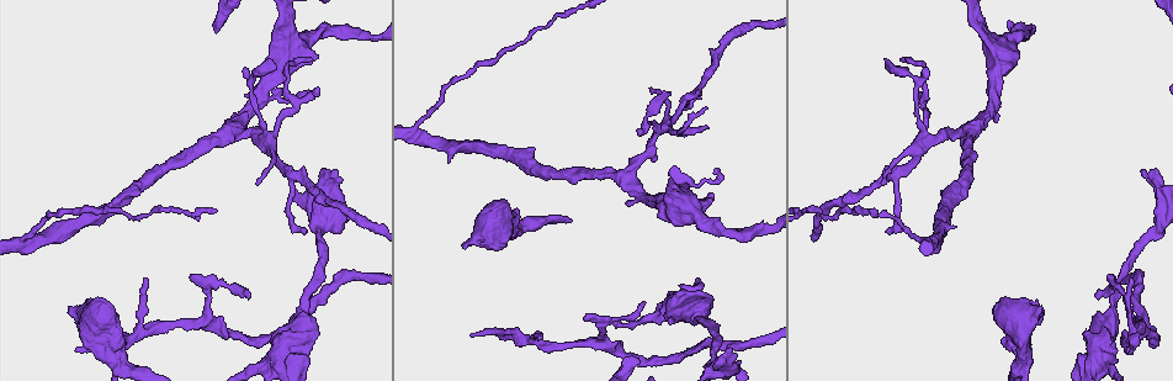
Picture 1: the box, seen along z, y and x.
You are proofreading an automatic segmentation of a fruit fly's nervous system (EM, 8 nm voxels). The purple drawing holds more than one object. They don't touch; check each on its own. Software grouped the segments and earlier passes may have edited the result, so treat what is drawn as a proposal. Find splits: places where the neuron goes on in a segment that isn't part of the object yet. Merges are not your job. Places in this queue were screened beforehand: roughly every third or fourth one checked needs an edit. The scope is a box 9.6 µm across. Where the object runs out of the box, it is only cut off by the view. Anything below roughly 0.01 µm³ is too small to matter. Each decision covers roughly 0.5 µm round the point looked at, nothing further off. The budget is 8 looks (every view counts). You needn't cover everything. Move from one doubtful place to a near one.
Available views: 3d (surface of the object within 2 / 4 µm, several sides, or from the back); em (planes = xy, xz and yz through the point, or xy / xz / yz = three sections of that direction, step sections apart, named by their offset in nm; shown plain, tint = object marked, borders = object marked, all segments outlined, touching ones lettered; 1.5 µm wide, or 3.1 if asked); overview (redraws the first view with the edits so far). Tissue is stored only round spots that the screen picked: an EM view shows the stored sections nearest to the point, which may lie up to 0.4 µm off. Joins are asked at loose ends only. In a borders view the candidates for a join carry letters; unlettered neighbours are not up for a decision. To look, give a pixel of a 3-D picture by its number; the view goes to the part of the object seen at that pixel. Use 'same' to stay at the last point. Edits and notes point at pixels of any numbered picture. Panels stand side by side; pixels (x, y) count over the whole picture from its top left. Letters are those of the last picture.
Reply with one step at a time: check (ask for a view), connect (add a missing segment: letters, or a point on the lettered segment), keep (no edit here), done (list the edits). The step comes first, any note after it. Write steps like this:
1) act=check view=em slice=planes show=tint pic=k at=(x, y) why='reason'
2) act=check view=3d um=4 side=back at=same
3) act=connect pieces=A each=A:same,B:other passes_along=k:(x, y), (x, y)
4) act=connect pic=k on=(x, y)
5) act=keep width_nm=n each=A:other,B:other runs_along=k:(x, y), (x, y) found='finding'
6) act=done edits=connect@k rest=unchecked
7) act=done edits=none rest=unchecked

act=check view=em slice=xy step=4 show=borders pic=1 at=(76, 306) why='stops while still wide'

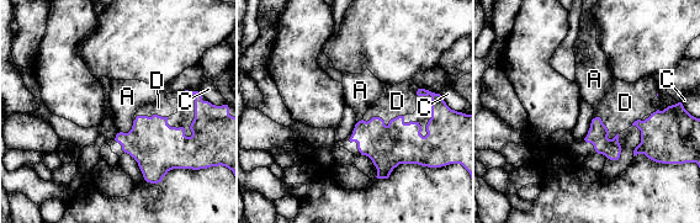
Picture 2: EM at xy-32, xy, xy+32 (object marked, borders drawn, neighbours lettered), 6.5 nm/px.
act=check view=em slice=planes show=borders at=same

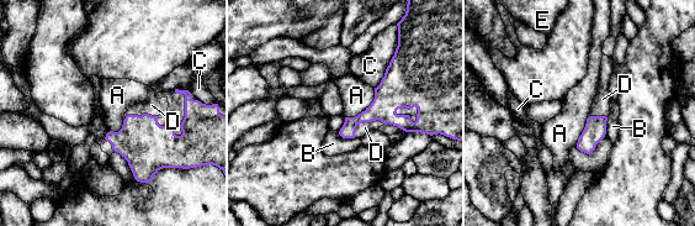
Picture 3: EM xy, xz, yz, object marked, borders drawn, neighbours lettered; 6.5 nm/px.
act=connect pieces=D each=A:other,B:other,C:other,D:same,E:other found='the neuron continues'

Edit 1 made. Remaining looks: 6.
act=check view=em slice=planes show=borders pic=1 at=(470, 334) why='an open end'

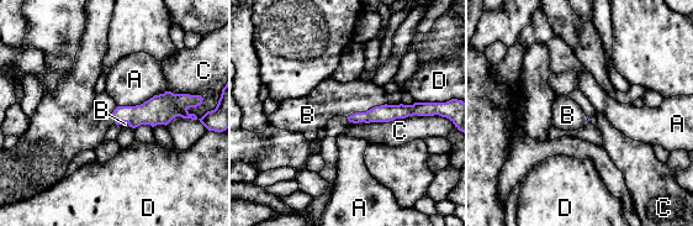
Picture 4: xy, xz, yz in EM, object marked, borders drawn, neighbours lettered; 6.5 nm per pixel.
act=connect pieces=B each=A:other,B:same,C:other,D:other found='it goes on there'

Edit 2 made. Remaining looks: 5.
act=check view=overview why='redraw'

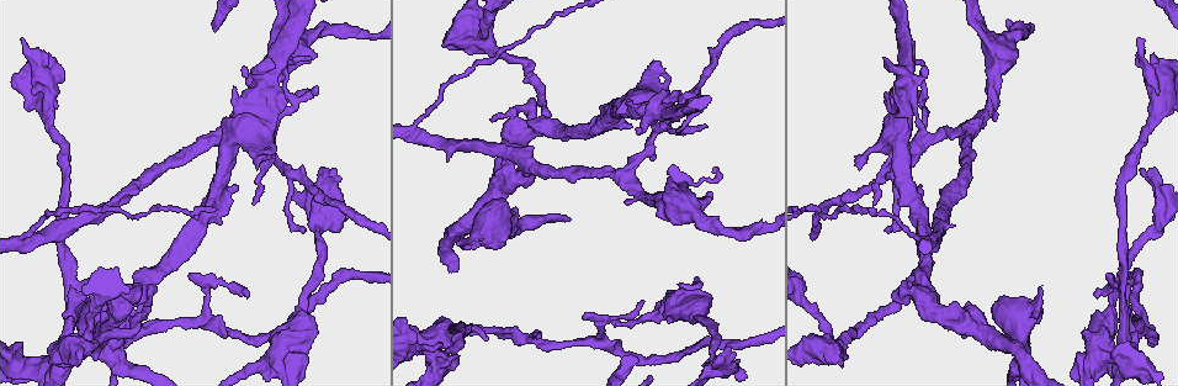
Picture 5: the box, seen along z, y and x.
act=check view=3d um=4 pic=5 at=(535, 337) why='thin end'

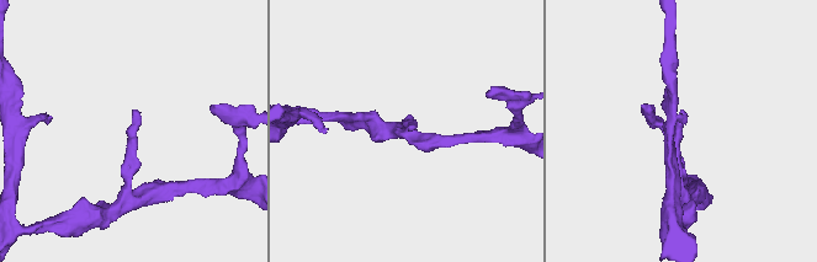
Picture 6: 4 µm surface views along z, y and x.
act=check view=em slice=xz step=4 show=borders pic=6 at=(683, 110) why='need the tissue'

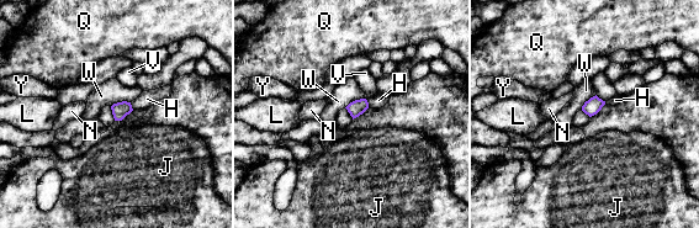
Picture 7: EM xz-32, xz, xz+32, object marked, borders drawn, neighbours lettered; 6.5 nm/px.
act=check view=em slice=planes show=borders at=same why='cut it another way'

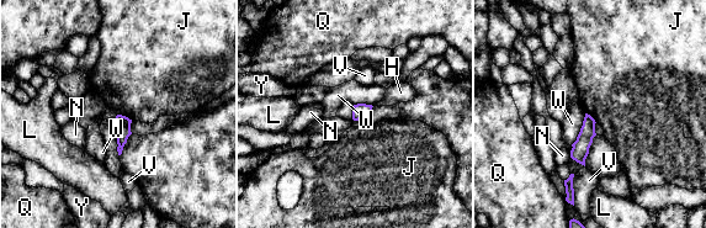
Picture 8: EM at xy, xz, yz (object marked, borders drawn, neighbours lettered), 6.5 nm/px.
act=keep width_nm=100 each=H:other,J:other,L:other,N:other,Q:other,V:other,W:other,Y:other found='none of them fits'

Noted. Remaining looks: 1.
act=done edits=connect@3,connect@4 rest=unchecked

